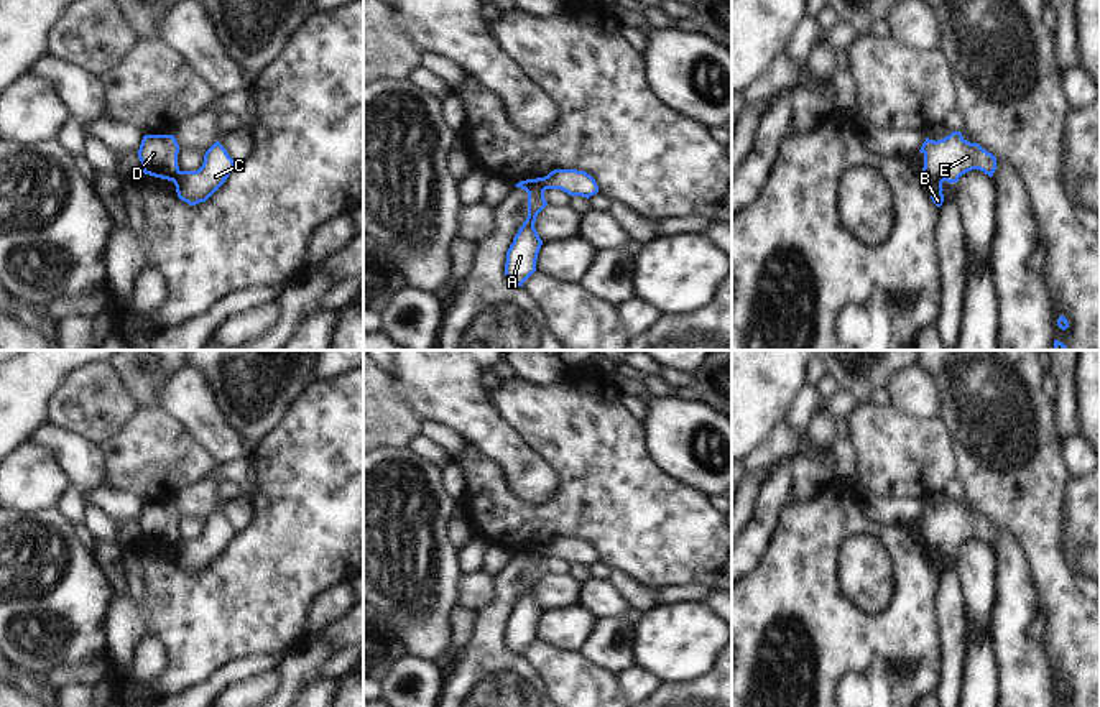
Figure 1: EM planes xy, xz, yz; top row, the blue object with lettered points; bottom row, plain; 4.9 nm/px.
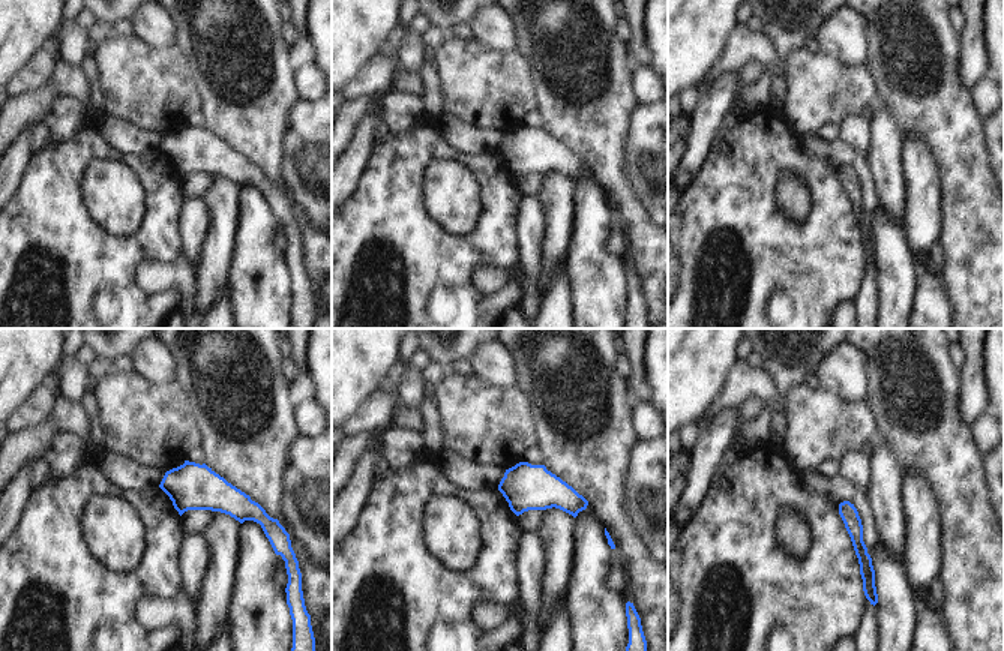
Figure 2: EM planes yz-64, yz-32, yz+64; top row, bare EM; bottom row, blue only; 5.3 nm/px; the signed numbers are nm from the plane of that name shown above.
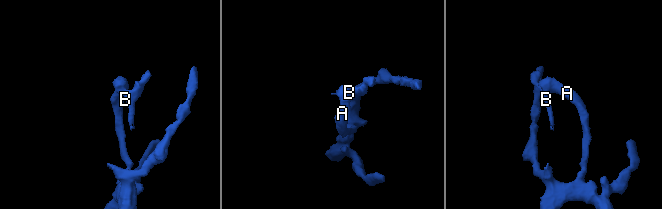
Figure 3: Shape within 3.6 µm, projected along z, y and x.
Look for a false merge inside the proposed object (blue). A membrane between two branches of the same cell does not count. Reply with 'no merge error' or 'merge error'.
merge error

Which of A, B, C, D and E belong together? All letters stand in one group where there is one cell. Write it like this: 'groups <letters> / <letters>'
groups A D E / B C

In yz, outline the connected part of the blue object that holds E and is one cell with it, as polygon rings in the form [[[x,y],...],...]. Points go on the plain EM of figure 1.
[[[952,500],[937,510],[926,506],[919,520],[924,523],[924,544],[937,548],[939,552],[957,551],[972,538],[980,538],[991,546],[996,538],[996,526],[978,511],[967,510],[960,500]]]

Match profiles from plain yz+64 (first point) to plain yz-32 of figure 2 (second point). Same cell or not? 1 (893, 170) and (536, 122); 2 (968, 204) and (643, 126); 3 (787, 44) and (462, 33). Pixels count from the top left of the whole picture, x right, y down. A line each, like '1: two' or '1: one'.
1: two
2: two
3: two

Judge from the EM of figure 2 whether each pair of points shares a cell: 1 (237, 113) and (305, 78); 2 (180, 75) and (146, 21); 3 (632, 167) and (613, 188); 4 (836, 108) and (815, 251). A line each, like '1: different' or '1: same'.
1: different
2: different
3: different
4: different

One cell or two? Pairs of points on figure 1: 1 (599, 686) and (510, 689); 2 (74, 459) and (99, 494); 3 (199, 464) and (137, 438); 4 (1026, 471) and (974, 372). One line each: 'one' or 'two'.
1: two
2: two
3: one
4: one

